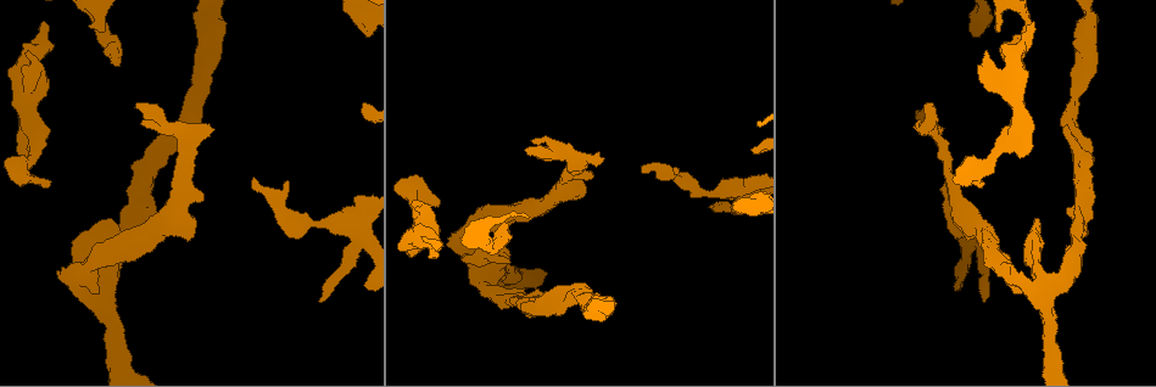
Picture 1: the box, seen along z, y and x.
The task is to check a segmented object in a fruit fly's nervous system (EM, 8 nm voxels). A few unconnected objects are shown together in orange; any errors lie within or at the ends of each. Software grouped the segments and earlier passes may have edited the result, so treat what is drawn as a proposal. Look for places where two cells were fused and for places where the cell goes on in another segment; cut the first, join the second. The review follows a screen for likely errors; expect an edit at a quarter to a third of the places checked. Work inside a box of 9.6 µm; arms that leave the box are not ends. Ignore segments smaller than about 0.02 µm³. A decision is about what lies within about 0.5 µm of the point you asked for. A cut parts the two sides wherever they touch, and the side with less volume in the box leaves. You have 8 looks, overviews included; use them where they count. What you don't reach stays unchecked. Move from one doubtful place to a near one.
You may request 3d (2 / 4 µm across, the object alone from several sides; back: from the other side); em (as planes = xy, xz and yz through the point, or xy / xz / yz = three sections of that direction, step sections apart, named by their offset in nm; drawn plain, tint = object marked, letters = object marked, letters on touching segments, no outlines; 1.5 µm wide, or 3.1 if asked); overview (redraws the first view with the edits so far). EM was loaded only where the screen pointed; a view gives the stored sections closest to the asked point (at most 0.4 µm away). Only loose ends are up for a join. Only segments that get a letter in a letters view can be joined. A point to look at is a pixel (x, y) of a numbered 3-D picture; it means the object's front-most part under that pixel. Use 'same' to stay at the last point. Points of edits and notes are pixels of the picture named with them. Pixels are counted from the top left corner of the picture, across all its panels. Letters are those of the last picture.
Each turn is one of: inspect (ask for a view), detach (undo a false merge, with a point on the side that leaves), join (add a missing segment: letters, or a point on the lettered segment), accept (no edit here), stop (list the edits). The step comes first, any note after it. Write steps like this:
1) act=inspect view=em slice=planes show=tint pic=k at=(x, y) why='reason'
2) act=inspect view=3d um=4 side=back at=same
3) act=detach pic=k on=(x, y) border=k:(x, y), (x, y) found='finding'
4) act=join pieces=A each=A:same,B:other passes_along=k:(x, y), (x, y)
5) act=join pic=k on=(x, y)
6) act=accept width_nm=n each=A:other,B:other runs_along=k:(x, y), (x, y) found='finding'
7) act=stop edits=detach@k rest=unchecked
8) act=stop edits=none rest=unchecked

act=inspect view=em slice=planes show=plain pic=1 at=(940, 130) why='an open end'

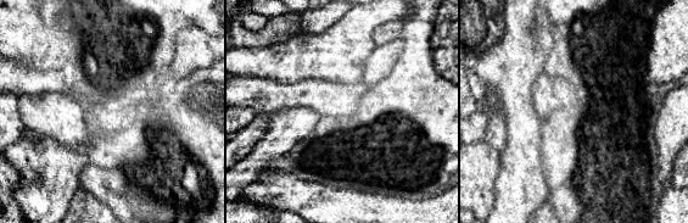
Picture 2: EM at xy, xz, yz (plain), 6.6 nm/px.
act=inspect view=em slice=planes show=letters at=same why='what lies round it'

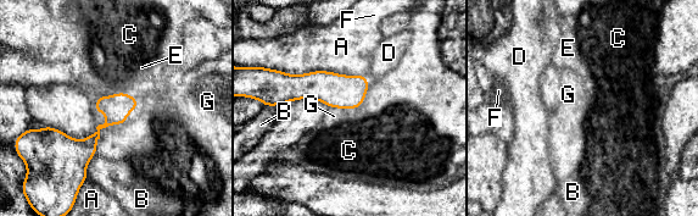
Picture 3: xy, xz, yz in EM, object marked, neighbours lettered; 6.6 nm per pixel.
act=accept each=A:other,B:other,C:other,D:other,E:other,F:other,G:other runs_along=3:(134, 103), (85, 145), (48, 133) found='none of them fits'

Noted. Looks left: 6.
act=inspect view=em slice=planes show=letters pic=1 at=(136, 103) why='branch stops here'

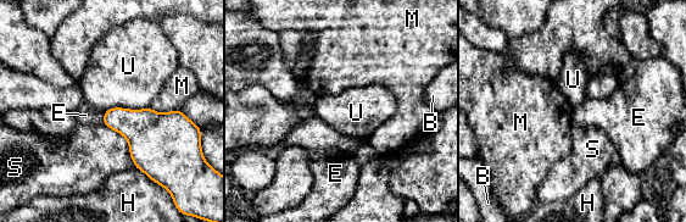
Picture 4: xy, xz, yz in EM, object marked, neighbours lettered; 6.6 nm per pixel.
act=accept longest_contact=S:360nm each=B:other,E:other,H:other,M:other,S:other,U:other border=4:(149, 106), (109, 107), (102, 111) found='none of them fits'

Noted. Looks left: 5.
act=inspect view=em um=3.1 slice=planes show=letters pic=1 at=(1089, 23) why='abrupt turn'

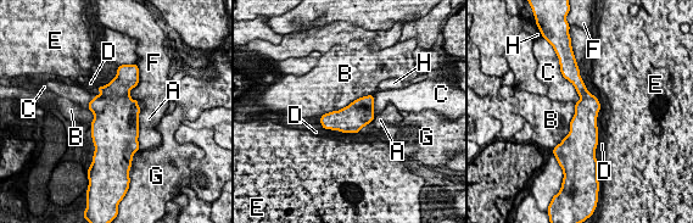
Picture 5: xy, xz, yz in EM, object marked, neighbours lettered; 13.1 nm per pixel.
act=accept width_nm=360 each=A:other,B:other,C:other,D:other,E:other,F:other,G:other,H:other border=5:(370, 93), (320, 117) found='all the same cell'

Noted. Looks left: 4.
act=stop edits=none rest=unchecked

